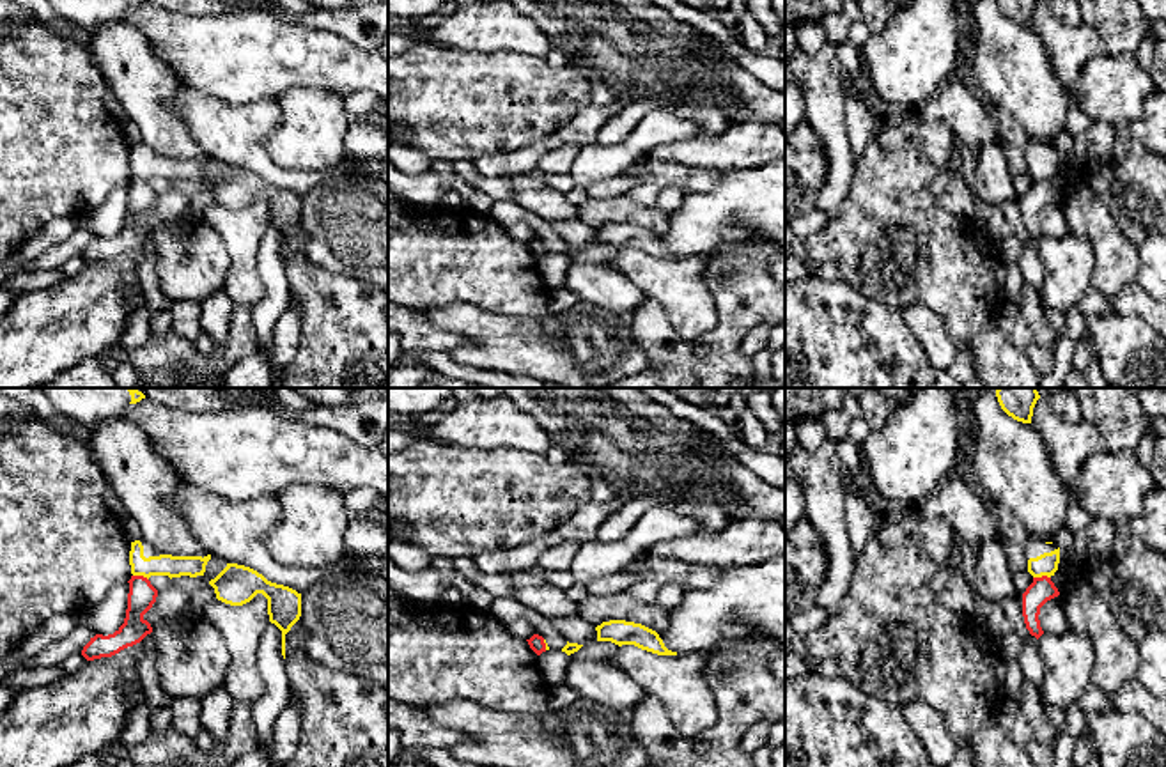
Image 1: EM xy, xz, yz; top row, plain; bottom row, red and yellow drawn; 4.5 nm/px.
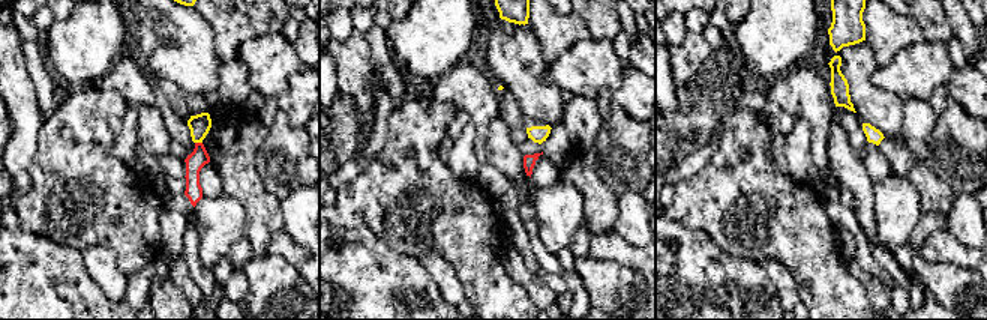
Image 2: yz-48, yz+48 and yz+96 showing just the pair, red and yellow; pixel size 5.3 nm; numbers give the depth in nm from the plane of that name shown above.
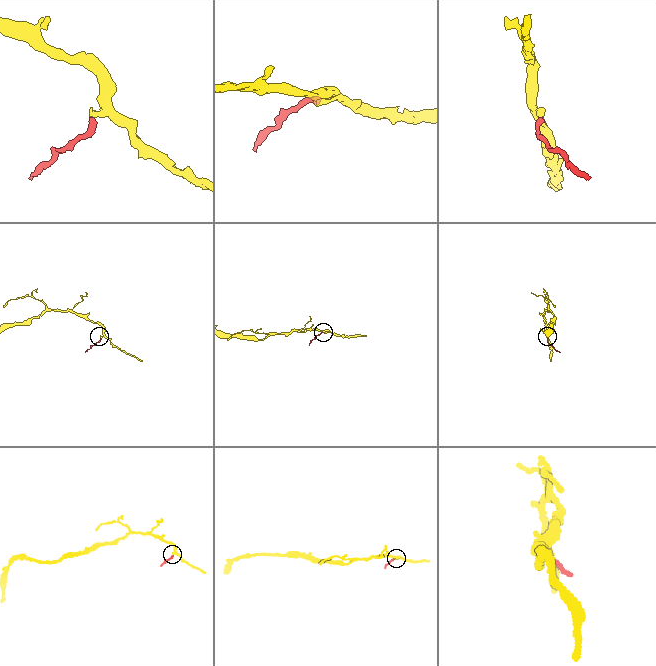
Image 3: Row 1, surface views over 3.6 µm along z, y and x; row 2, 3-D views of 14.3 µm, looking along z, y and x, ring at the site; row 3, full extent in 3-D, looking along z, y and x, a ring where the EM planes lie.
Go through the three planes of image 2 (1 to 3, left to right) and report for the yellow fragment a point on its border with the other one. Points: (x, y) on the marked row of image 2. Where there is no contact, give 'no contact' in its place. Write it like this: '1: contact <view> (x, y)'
1: contact yz-48 (198, 143)
2: no contact
3: no contact

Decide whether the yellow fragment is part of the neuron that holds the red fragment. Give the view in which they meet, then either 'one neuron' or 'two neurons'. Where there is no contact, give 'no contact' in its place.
contact in yz; two neurons

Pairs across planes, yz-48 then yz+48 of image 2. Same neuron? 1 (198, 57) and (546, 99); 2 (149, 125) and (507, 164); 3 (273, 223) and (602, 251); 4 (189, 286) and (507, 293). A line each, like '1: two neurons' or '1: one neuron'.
1: one neuron
2: one neuron
3: two neurons
4: two neurons

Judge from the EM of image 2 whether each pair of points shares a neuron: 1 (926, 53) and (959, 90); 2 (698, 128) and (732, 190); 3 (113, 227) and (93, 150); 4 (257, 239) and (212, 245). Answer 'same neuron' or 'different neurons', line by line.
1: different neurons
2: different neurons
3: same neuron
4: different neurons

